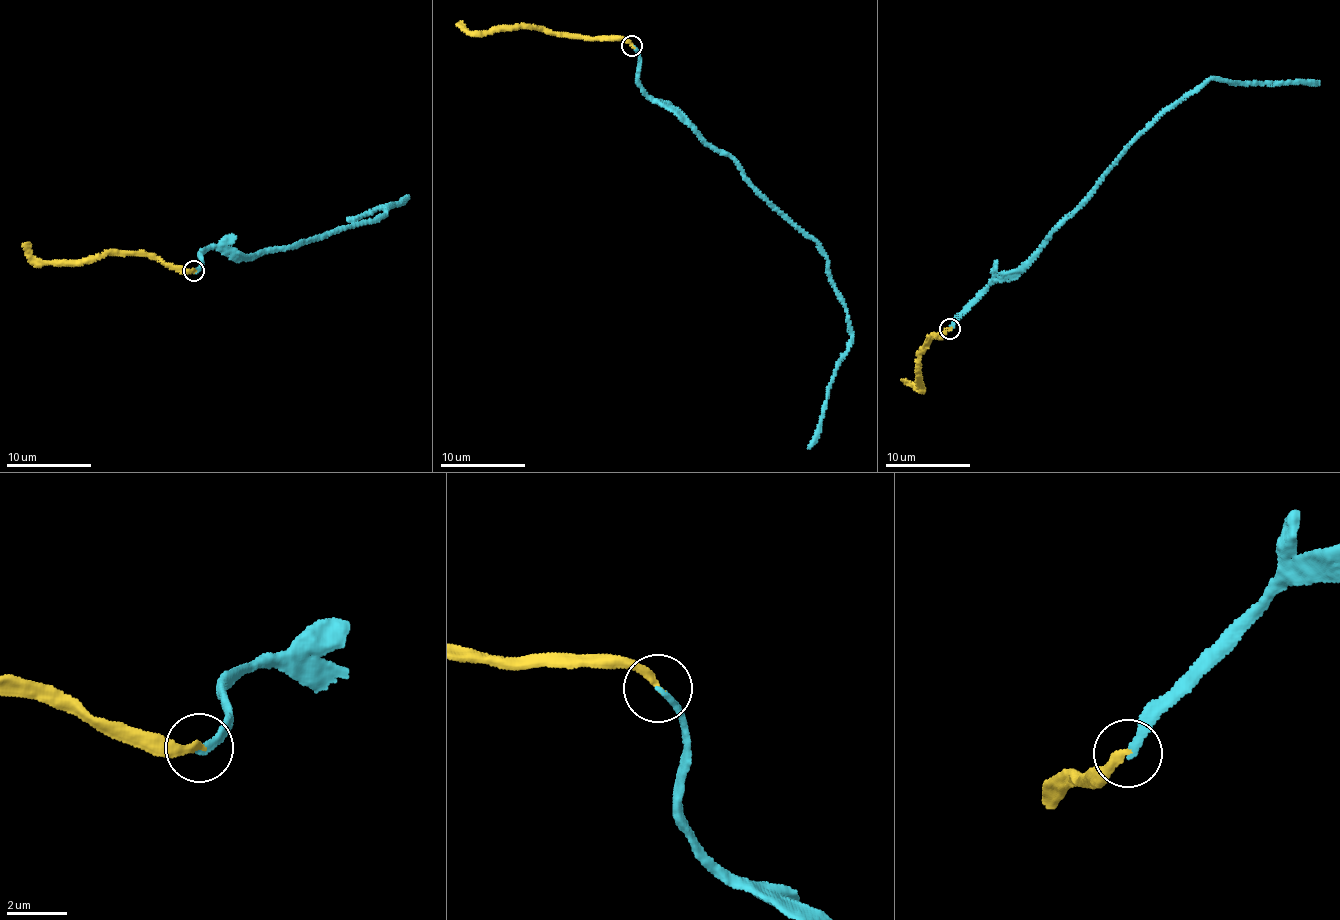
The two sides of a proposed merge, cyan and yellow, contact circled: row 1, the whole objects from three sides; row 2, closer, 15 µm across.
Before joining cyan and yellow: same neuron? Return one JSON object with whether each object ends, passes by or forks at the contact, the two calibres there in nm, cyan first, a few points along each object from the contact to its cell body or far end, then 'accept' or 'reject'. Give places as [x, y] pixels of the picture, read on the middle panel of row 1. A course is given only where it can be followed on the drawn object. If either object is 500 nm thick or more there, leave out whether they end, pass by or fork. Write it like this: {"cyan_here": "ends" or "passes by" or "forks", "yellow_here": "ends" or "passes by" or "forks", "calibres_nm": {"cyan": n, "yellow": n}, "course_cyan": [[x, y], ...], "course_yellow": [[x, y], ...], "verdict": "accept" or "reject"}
{"cyan_here": "ends", "yellow_here": "ends", "calibres_nm": {"cyan": 190, "yellow": 240}, "course_cyan": [[632, 46], [648, 97], [673, 106], [706, 144], [734, 158], [827, 261], [851, 346], [807, 448]], "course_yellow": [[632, 46], [519, 26], [468, 30], [460, 21]], "verdict": "accept"}

